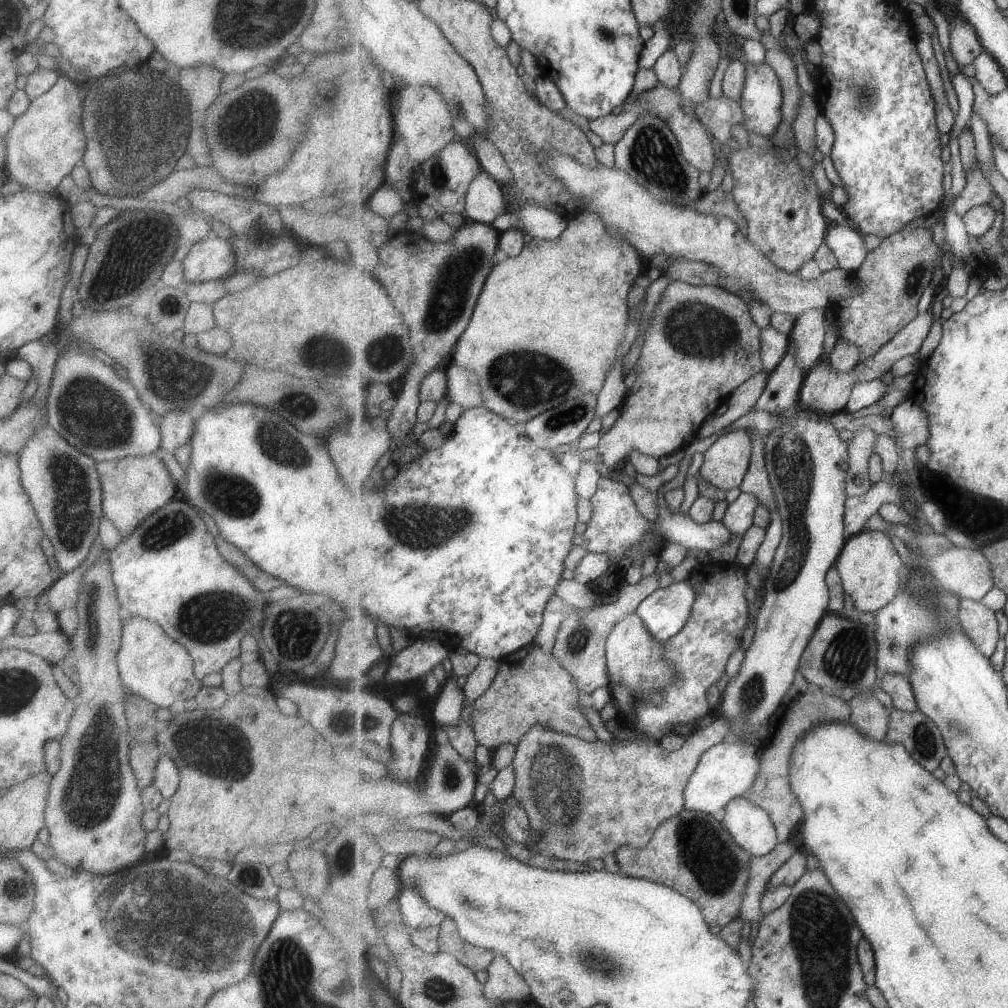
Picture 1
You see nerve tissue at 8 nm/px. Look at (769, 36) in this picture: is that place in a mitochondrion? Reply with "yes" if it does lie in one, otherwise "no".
no

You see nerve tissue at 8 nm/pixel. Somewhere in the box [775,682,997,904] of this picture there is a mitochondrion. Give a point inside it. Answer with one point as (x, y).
(925, 740)

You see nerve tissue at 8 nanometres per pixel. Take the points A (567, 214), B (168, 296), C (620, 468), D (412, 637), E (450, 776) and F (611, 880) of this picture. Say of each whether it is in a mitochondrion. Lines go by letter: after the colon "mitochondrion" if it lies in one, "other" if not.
A: other
B: other
C: other
D: other
E: mitochondrion
F: other

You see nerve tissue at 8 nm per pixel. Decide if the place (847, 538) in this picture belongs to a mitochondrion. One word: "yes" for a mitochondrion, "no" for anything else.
no

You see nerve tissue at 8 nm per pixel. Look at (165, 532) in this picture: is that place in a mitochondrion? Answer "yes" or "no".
yes

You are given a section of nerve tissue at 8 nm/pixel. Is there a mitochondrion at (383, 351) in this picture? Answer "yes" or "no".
yes

